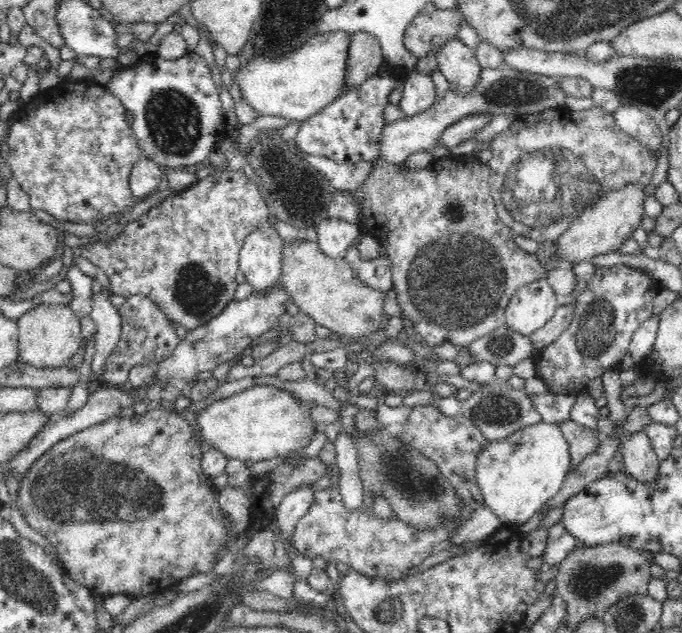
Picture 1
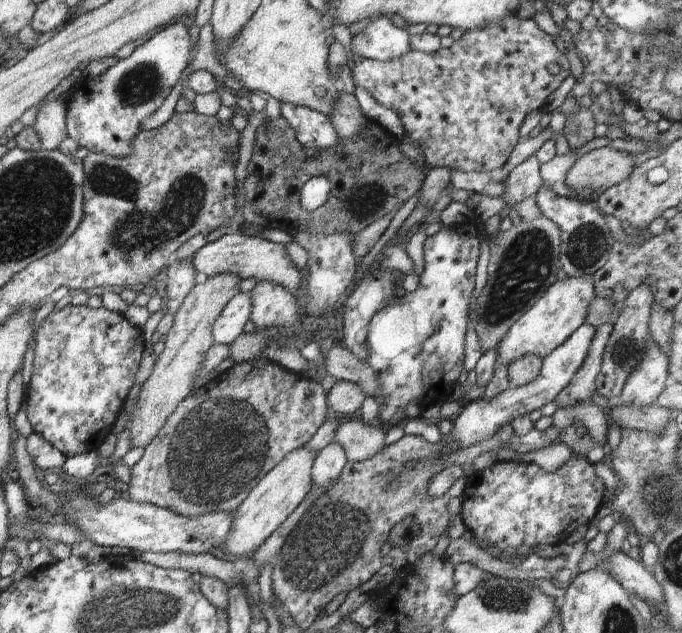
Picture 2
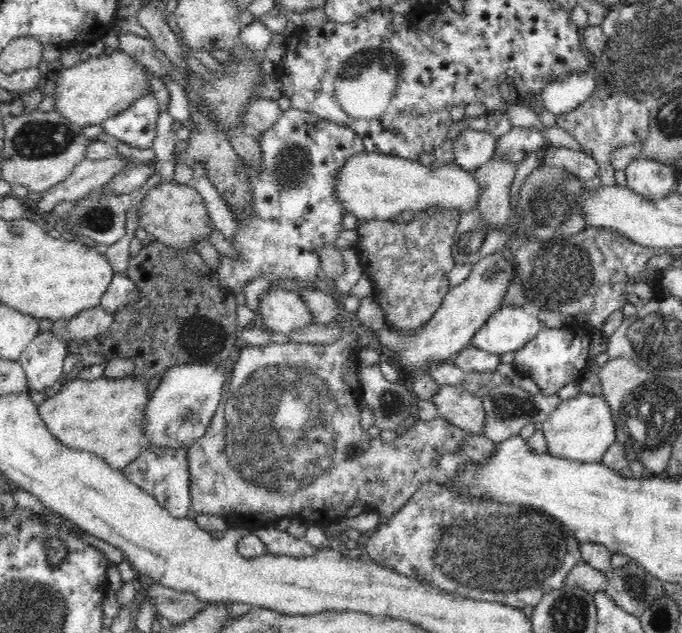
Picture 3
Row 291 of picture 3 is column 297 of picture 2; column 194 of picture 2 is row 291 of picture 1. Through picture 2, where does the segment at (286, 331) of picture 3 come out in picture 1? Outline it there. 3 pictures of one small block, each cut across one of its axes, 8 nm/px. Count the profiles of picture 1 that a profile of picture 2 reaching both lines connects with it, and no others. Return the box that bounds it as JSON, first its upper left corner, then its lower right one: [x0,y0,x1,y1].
[239,222,283,294]

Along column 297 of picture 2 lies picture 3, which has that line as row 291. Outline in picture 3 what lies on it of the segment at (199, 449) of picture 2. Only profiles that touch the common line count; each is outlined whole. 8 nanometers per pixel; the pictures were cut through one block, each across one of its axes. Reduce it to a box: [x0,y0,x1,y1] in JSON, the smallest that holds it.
[353,207,460,335]

